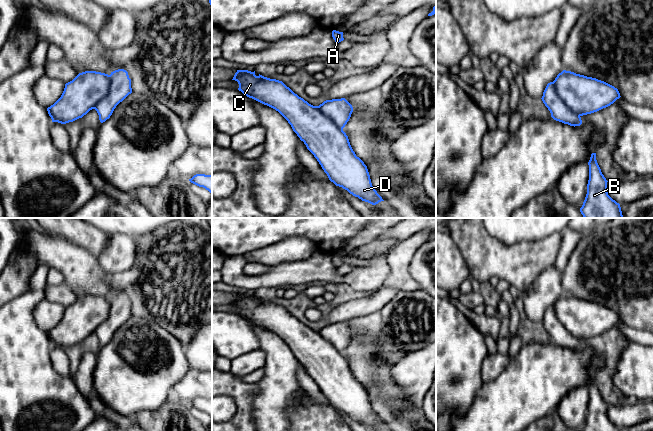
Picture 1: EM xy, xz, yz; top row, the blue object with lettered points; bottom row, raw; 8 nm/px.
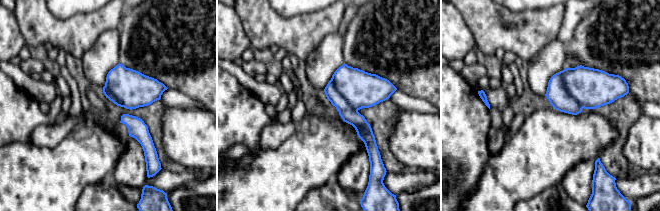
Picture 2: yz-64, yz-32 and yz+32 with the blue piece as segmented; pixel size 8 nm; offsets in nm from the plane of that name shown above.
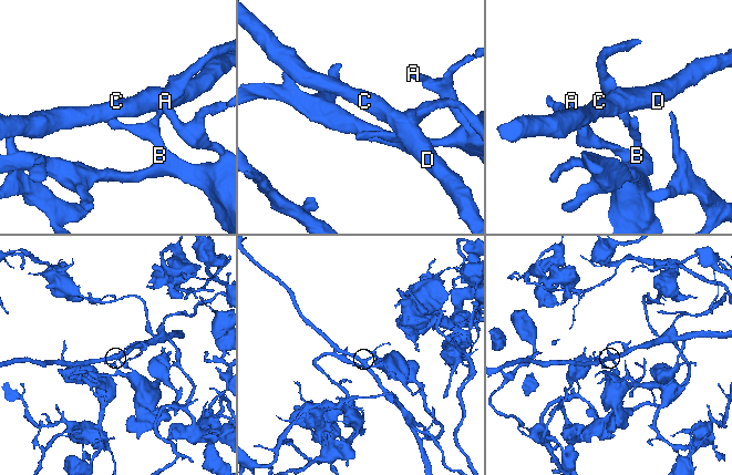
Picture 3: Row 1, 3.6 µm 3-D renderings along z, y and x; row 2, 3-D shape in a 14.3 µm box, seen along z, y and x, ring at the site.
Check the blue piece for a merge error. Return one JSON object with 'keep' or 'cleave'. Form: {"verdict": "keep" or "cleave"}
{"verdict": "keep"}

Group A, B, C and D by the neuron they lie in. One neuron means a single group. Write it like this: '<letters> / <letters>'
A B C D

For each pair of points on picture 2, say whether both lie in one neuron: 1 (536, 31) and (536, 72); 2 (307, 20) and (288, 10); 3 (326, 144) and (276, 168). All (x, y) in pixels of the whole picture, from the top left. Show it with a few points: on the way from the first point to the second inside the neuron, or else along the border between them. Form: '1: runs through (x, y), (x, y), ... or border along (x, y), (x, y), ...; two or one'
1: border along (553, 38), (528, 62); two
2: border along (274, 10), (287, 17), (318, 10); two
3: runs through (314, 153), (294, 168), (288, 168); one

